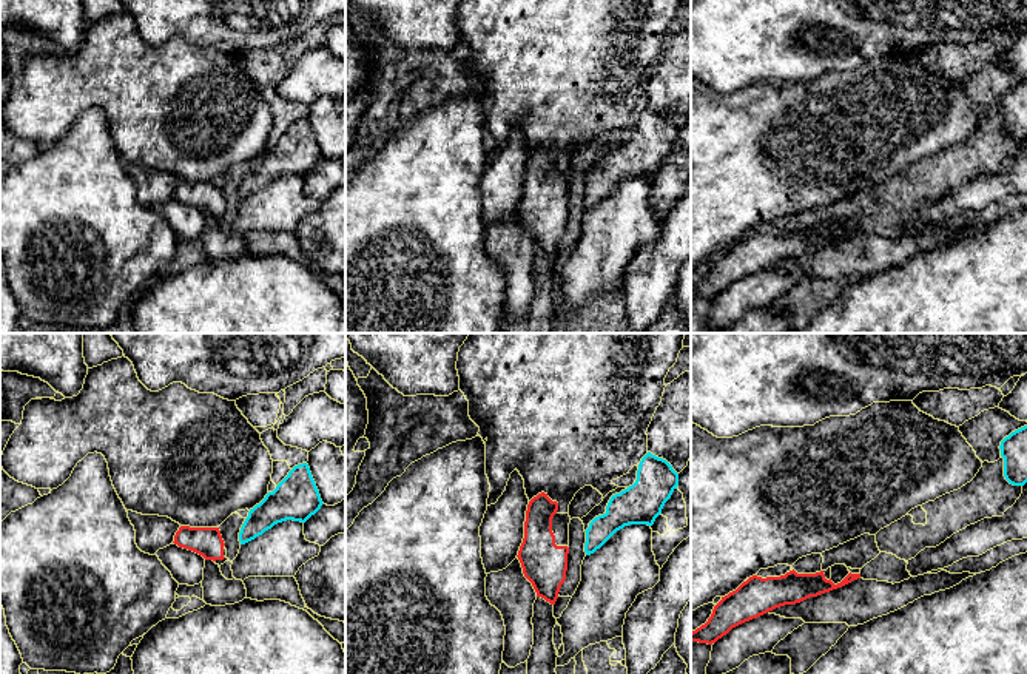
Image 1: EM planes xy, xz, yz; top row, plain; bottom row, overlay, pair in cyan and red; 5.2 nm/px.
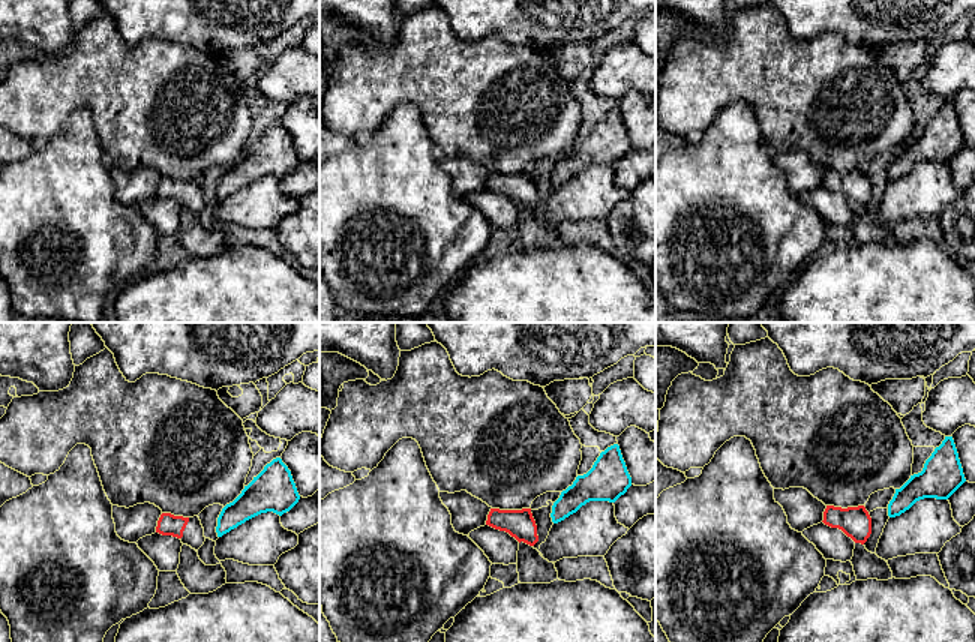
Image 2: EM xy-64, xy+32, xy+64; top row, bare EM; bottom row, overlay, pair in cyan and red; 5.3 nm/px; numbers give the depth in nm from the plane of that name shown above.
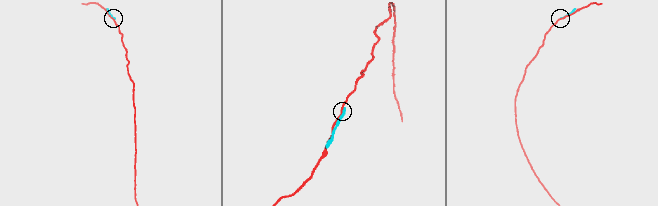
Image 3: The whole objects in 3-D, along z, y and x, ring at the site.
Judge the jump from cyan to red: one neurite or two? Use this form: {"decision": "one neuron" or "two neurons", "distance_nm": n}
{"decision": "two neurons", "distance_nm": 80}

